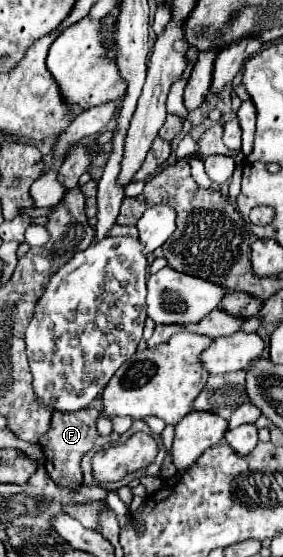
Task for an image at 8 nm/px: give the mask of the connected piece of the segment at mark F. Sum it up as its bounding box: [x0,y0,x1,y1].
[43,407,119,489]

